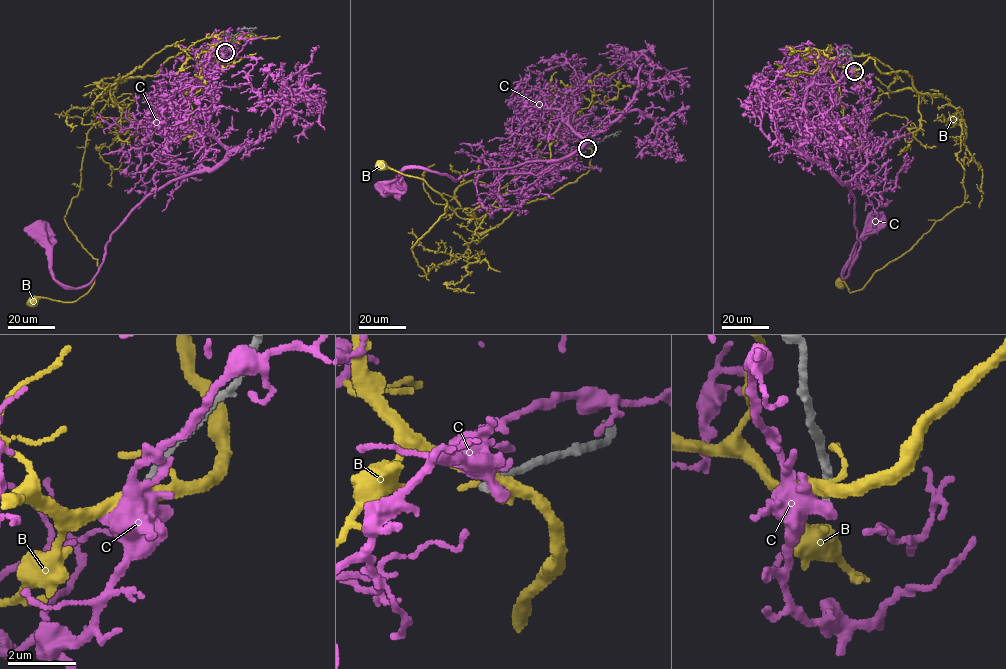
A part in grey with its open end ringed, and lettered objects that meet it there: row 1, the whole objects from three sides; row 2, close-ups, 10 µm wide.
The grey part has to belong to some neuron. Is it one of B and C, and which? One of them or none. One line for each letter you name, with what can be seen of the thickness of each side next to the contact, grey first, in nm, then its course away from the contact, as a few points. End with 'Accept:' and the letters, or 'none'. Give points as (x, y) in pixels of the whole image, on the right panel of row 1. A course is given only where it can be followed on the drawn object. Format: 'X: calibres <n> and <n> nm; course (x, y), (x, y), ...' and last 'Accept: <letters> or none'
Accept: none

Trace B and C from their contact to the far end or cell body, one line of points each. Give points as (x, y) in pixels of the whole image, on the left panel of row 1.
B: (225, 51), (227, 36), (119, 81), (64, 219), (97, 260), (94, 283), (31, 302)
C: (225, 52), (181, 112), (203, 168), (131, 212), (88, 283), (57, 281), (37, 228)

